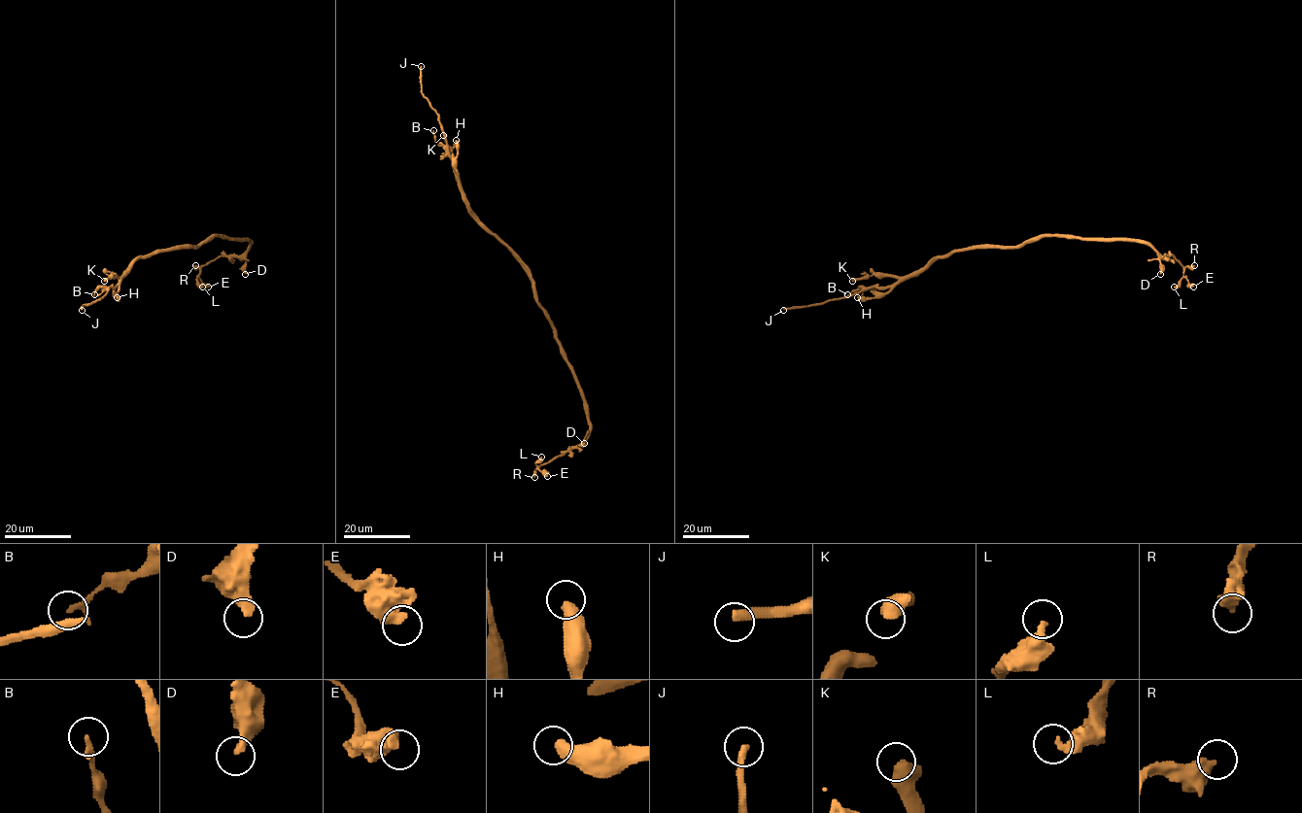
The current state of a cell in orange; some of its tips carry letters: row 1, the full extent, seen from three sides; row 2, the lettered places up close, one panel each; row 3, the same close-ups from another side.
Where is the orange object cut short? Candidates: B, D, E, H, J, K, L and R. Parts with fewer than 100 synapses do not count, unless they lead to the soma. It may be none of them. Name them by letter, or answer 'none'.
J

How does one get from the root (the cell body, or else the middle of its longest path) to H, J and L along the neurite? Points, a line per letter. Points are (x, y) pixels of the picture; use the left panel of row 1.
H: (193, 246), (156, 250), (139, 256), (121, 275), (117, 297)
J: (193, 246), (156, 250), (139, 256), (102, 298), (85, 304), (82, 310)
L: (193, 246), (214, 236), (250, 242), (240, 255), (221, 255), (205, 263), (197, 278), (202, 287)

